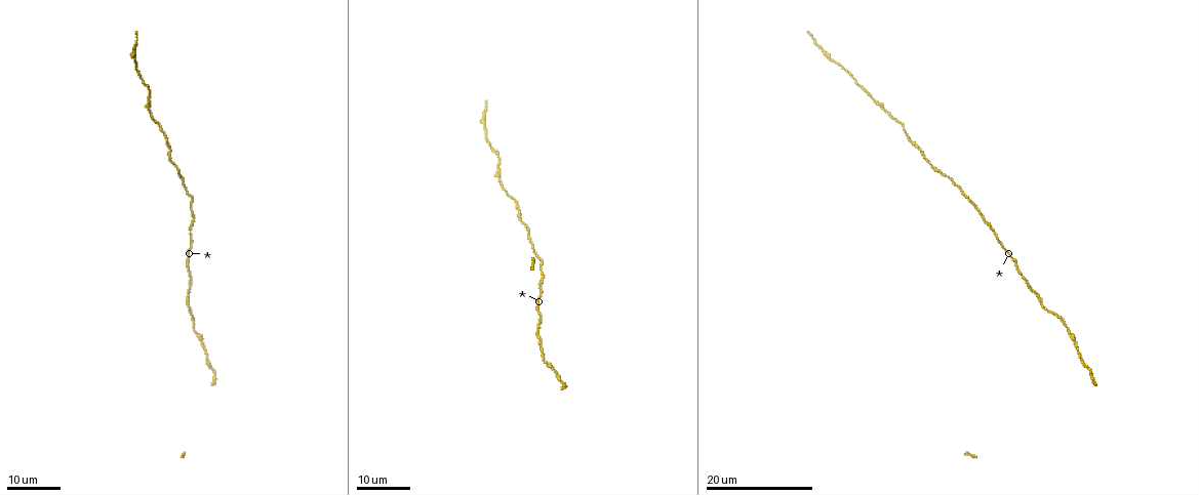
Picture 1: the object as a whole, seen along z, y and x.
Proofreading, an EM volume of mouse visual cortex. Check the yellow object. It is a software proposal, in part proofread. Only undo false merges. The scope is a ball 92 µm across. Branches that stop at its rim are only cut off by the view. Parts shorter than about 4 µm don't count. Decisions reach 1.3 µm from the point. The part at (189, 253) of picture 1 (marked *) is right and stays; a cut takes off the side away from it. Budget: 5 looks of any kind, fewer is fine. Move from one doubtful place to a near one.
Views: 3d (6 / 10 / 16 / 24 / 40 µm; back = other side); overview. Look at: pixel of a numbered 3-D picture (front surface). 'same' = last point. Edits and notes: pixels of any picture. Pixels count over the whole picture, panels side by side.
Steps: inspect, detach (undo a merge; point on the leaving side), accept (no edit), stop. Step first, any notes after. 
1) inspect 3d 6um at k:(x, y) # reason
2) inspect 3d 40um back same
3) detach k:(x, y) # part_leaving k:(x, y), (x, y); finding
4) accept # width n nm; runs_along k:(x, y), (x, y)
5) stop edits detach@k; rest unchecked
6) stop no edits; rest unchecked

inspect 3d 16um at 1:(541, 270) # a narrow waist

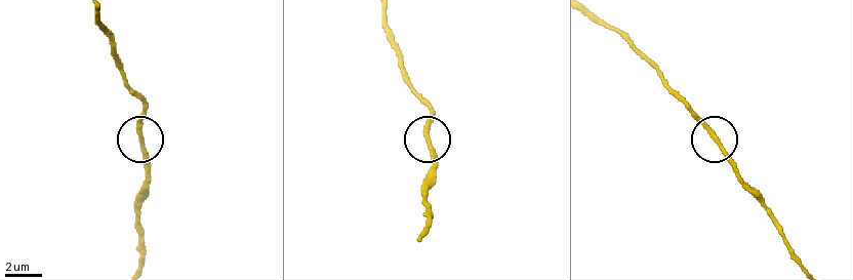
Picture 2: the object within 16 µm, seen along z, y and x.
inspect 3d 6um at 2:(719, 144)

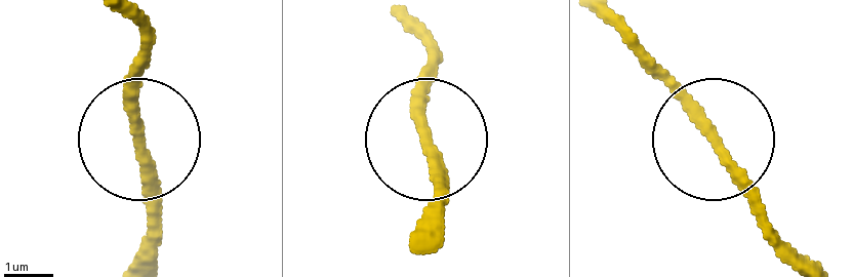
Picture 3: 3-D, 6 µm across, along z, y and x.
accept # runs_along 3:(422, 224), (438, 195), (427, 56); continuous, no second cell

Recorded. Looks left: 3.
inspect 3d 16um at 1:(189, 270) # thick turns thin

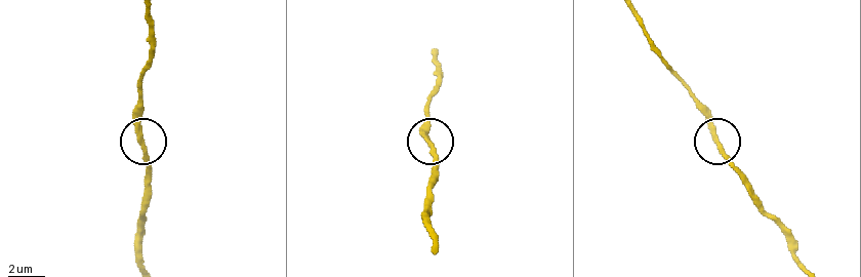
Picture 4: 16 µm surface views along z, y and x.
inspect 3d 10um at 4:(716, 137) # closer look

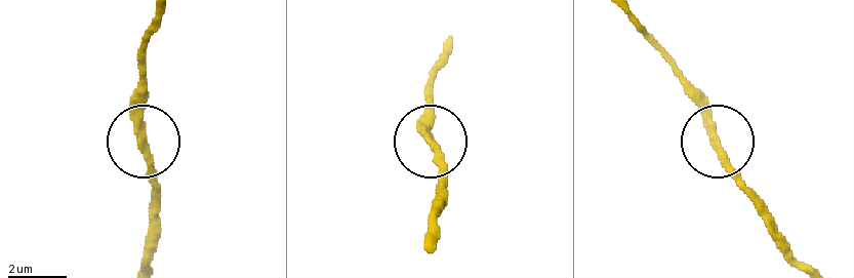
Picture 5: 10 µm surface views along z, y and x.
accept # runs_along 5:(667, 61), (724, 161), (765, 202); one cell here

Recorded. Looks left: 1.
stop no edits; rest unchecked

